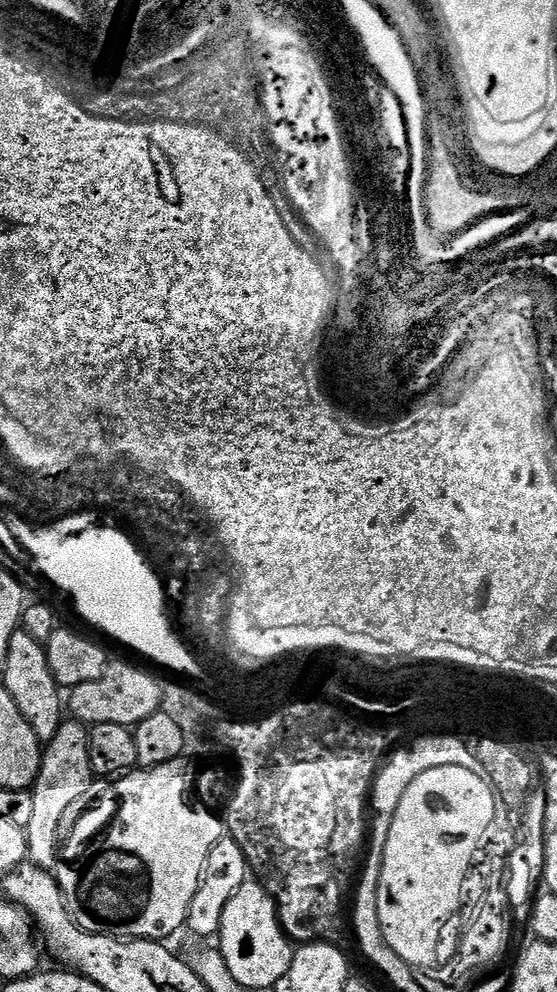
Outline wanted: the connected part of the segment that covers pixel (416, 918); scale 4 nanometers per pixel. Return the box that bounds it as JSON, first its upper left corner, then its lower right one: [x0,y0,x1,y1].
[378,766,492,968]

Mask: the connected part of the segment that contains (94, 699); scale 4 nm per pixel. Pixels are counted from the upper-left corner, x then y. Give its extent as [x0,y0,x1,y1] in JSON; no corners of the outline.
[66,663,161,728]

